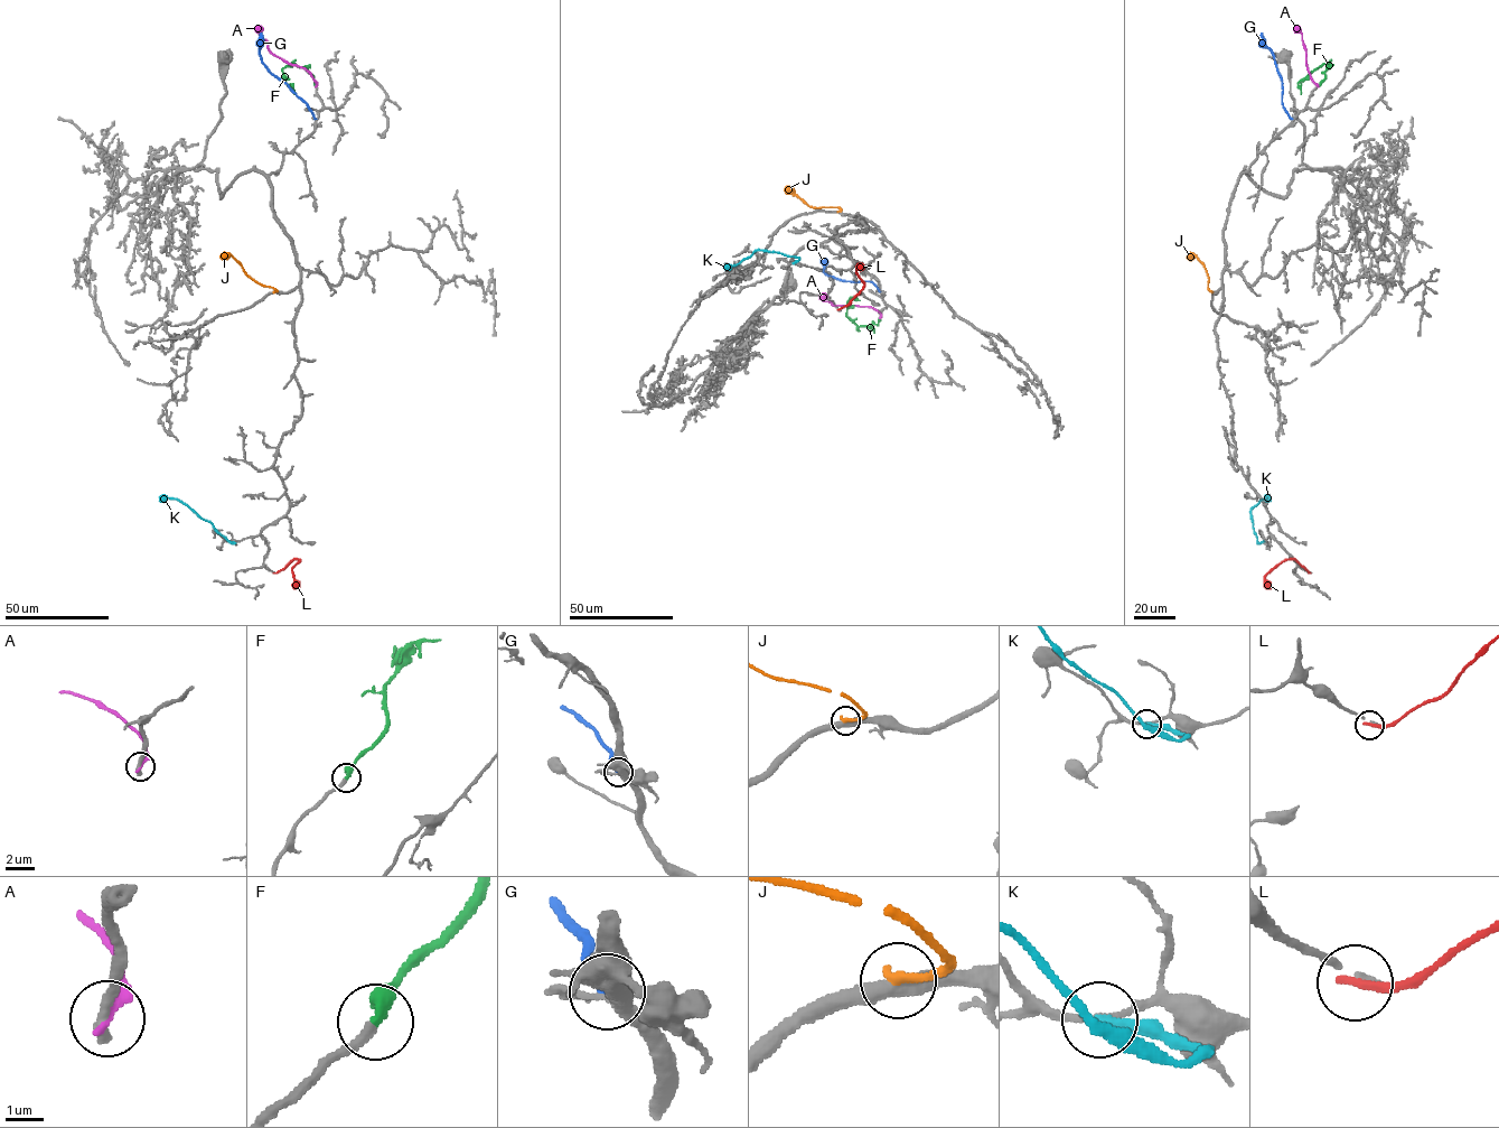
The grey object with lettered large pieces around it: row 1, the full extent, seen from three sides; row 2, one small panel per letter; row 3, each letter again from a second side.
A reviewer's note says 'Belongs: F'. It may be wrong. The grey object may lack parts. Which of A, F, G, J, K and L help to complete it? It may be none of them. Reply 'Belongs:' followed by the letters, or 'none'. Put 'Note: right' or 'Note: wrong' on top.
Note: right
Belongs: F

